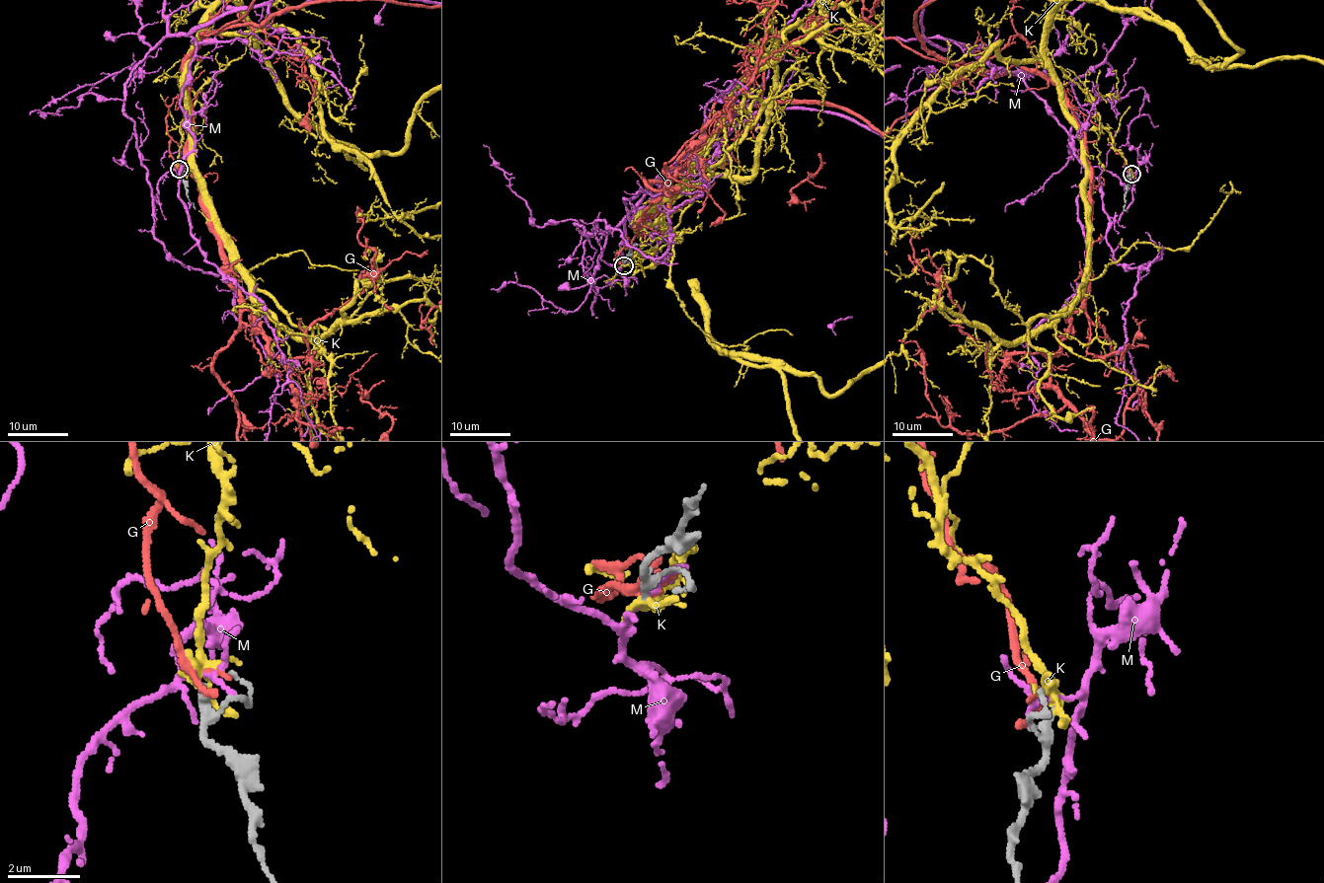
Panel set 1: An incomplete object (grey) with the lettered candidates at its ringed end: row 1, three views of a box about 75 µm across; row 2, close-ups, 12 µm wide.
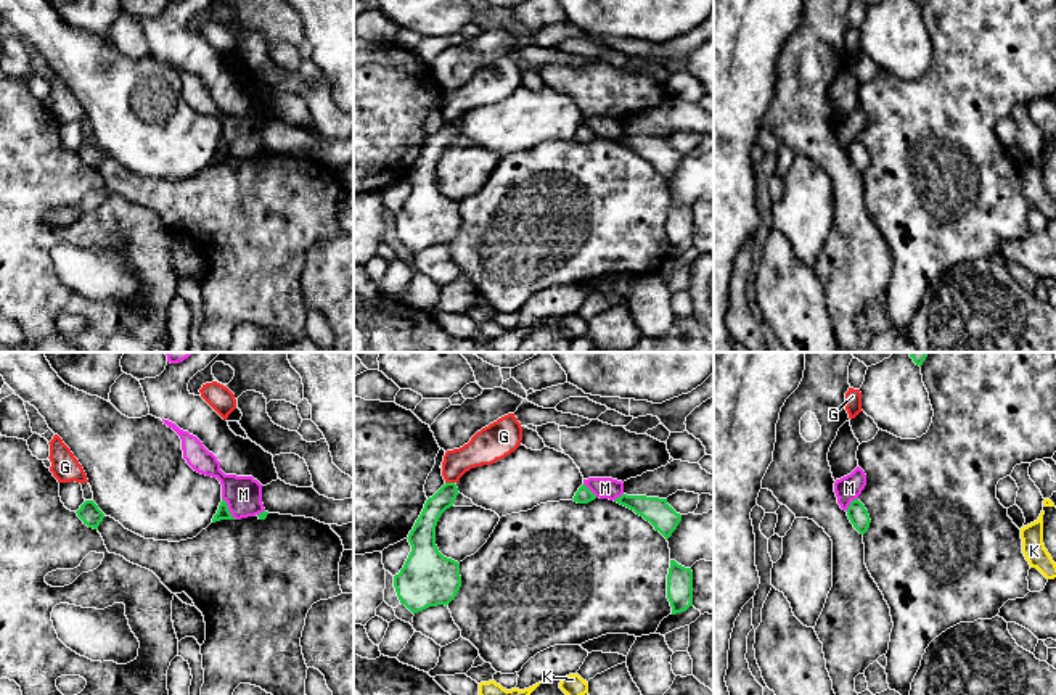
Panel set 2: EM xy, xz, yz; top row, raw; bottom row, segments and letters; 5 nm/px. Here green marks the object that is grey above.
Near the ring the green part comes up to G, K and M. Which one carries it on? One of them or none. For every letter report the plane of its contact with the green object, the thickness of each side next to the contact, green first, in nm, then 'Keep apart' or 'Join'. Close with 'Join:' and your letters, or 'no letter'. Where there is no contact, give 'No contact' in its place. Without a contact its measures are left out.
G: Touches green in xz. Thickness 100 nm (green) against 170 nm. Keep apart
K: No contact. Keep apart
M: Touches green in xy. Thickness 60 nm (green) against 190 nm. Keep apart
Join: no letter

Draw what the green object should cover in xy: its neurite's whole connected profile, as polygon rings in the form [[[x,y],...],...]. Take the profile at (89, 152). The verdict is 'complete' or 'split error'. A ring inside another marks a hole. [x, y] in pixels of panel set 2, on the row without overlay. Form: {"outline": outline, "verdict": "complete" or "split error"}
{"outline": [[[85,140],[76,153],[84,161],[84,164],[93,169],[98,169],[100,162],[104,158],[104,153],[93,140]]], "verdict": "complete"}

